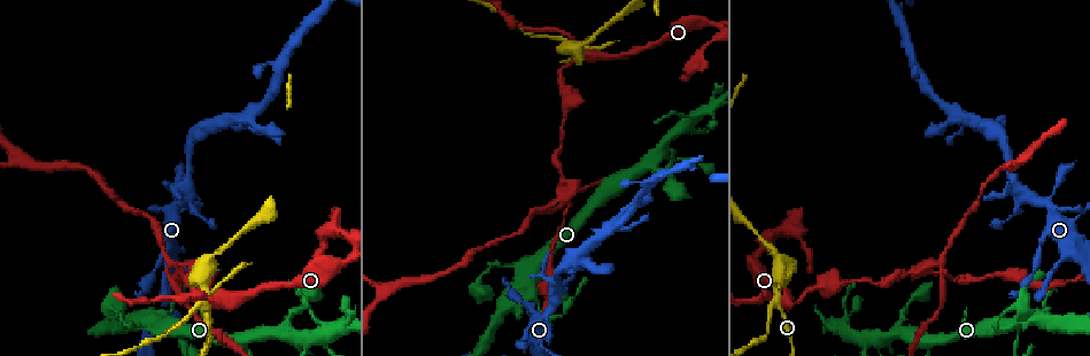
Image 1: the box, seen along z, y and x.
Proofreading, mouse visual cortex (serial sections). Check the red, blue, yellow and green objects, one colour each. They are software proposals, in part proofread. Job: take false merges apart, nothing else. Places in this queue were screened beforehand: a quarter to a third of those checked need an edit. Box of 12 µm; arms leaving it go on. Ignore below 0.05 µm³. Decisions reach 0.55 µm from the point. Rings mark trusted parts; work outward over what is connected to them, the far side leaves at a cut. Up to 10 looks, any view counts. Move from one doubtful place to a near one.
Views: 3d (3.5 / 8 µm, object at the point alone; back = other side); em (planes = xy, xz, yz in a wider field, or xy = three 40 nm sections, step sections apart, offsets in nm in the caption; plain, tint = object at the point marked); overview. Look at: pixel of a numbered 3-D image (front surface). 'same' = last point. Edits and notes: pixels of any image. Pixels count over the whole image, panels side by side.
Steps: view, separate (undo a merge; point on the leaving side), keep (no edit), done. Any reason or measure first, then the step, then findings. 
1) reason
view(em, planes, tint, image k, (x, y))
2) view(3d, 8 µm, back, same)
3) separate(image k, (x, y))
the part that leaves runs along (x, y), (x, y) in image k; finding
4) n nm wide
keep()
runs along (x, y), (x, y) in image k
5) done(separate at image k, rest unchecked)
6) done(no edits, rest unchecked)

thin arm on a thick one
view(3d, 3.5 µm, image 1, (532, 294))

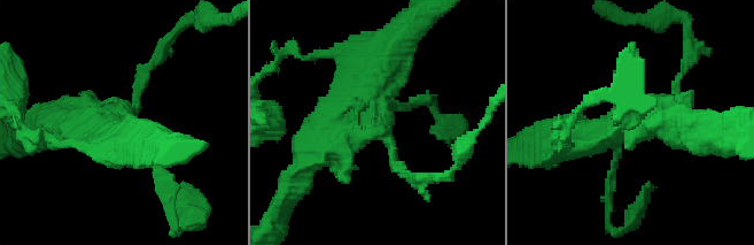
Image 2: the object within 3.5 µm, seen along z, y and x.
4 arms; arms of 150, 150, 400, 450 nm
view(em, planes, tint, image 2, (379, 128))

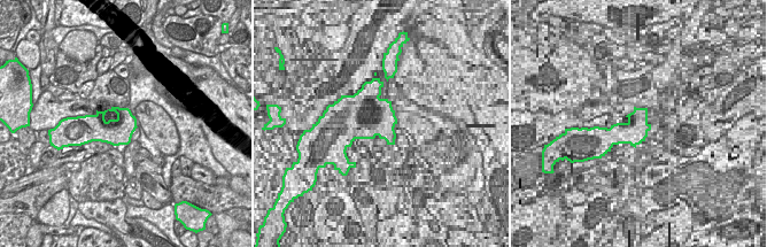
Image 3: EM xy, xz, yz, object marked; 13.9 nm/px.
separate(image 2, (144, 68))
the part that leaves runs along (135, 102), (139, 75), (181, 25) in image 2; a second cell is stuck on

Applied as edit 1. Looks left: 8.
abrupt turn
view(3d, 3.5 µm, image 1, (179, 203))

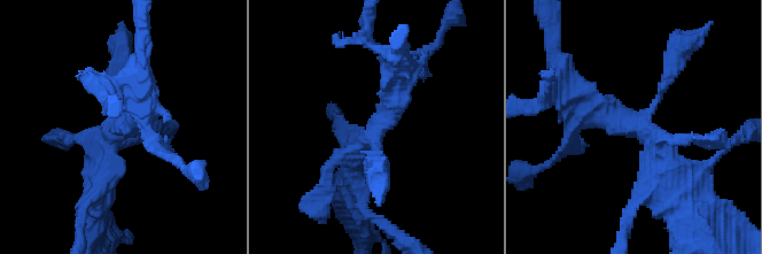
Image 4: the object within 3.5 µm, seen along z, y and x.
view(em, xy, step 5, tint, image 4, (114, 118))

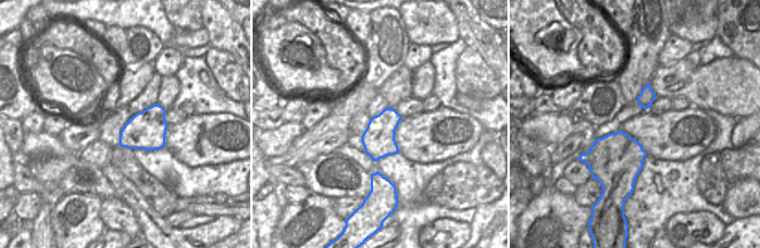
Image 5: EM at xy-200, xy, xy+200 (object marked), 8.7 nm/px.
keep()
runs along (99, 183), (121, 53) in image 4; one cell here

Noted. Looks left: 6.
arms run side by side
view(3d, 3.5 µm, image 1, (296, 337))

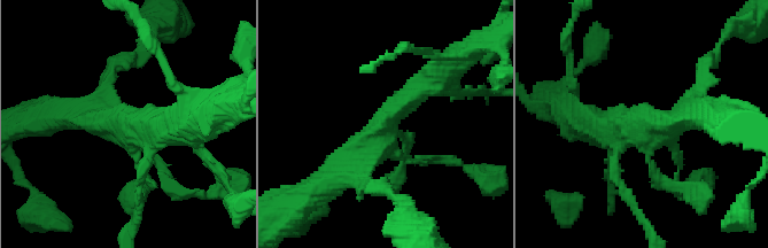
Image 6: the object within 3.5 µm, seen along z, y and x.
now the EM
view(em, xy, step 5, tint, image 6, (647, 127))

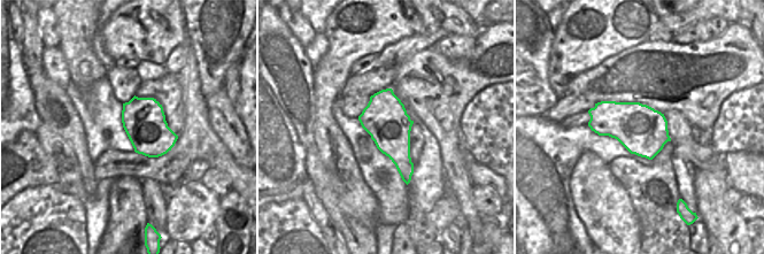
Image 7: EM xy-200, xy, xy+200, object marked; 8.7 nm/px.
keep()
runs along (324, 184), (436, 75) in image 6; all the same cell

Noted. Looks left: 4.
view(3d, 3.5 µm, image 1, (790, 230))

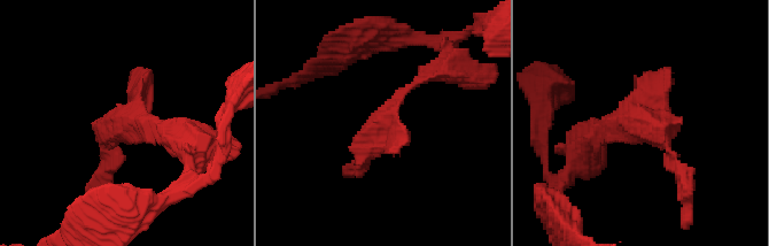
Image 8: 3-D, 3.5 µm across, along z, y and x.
view(em, xy, step 3, tint, image 8, (389, 120))

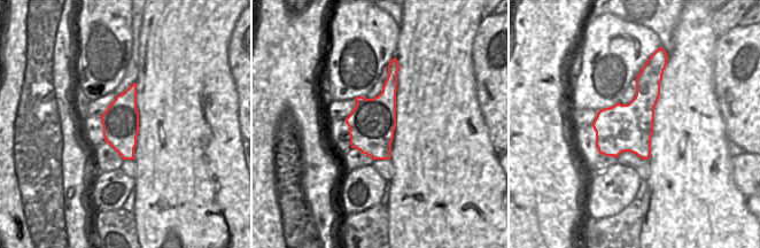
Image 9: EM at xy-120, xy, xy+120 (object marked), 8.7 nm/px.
keep()
runs along (437, 68), (395, 100), (359, 164) in image 8; one cell here

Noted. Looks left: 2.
done(separate at image 2, rest unchecked)

